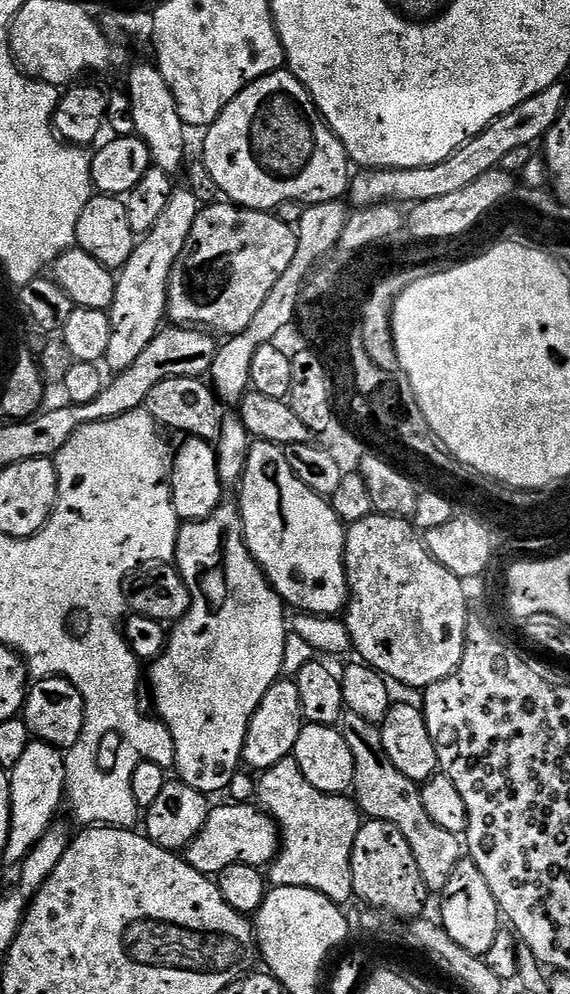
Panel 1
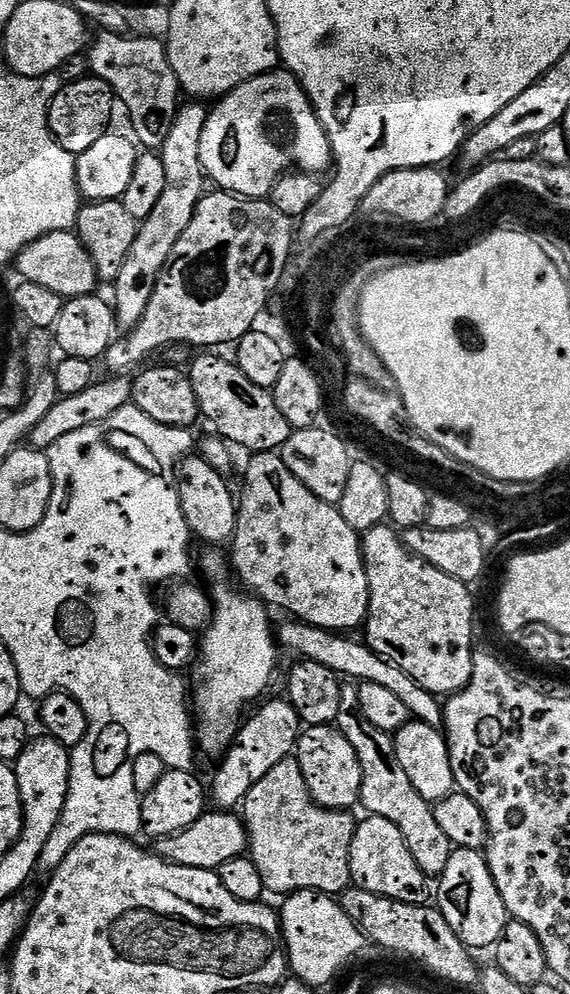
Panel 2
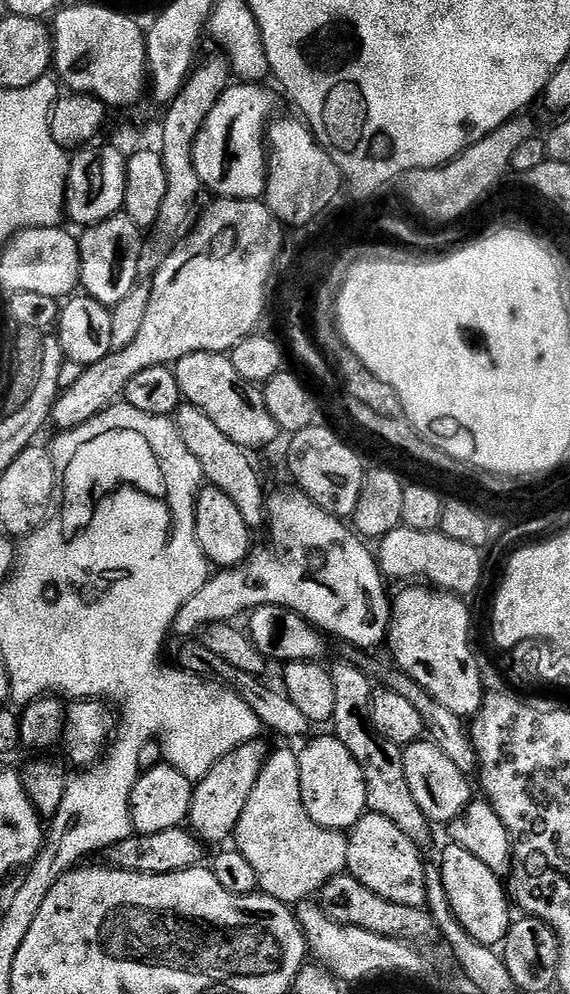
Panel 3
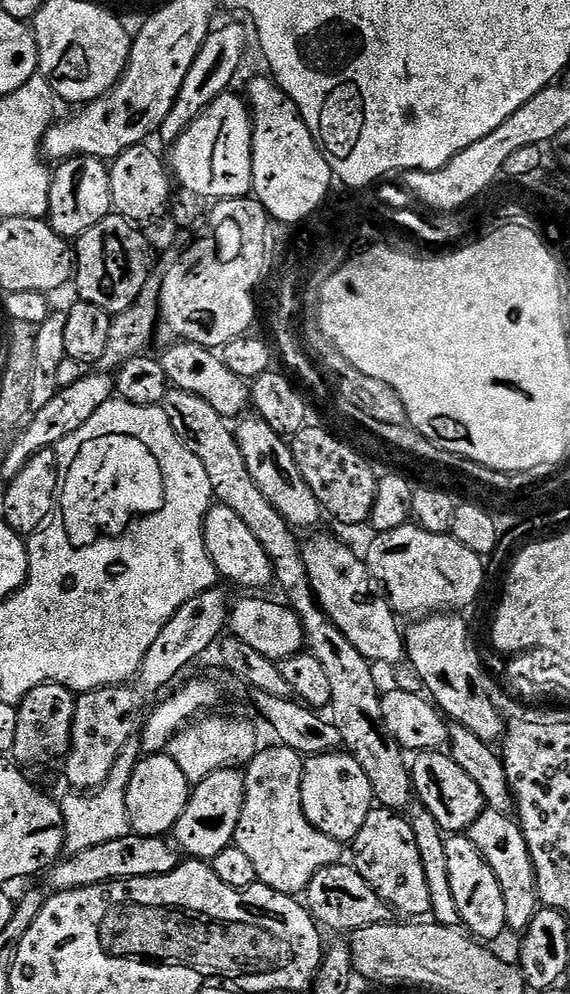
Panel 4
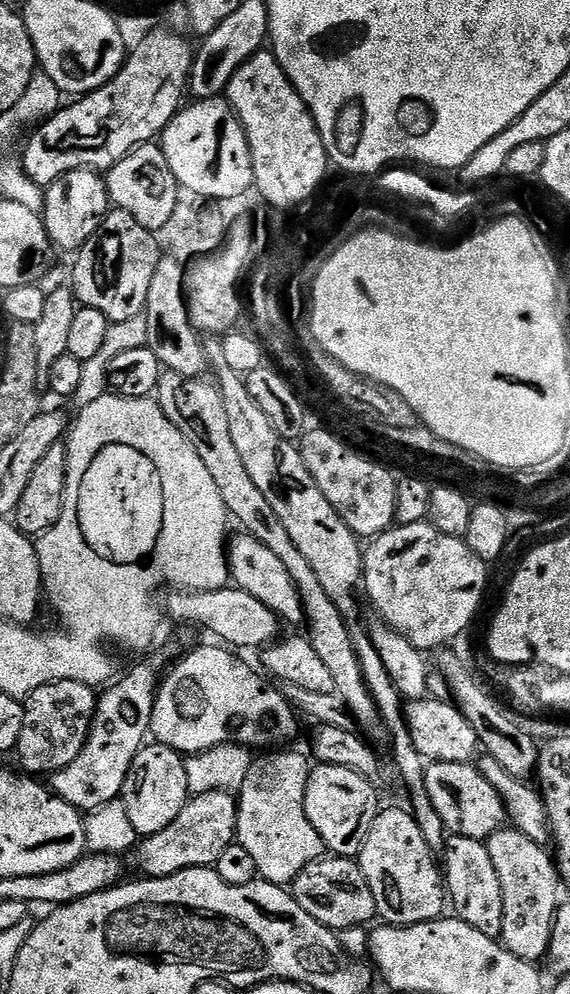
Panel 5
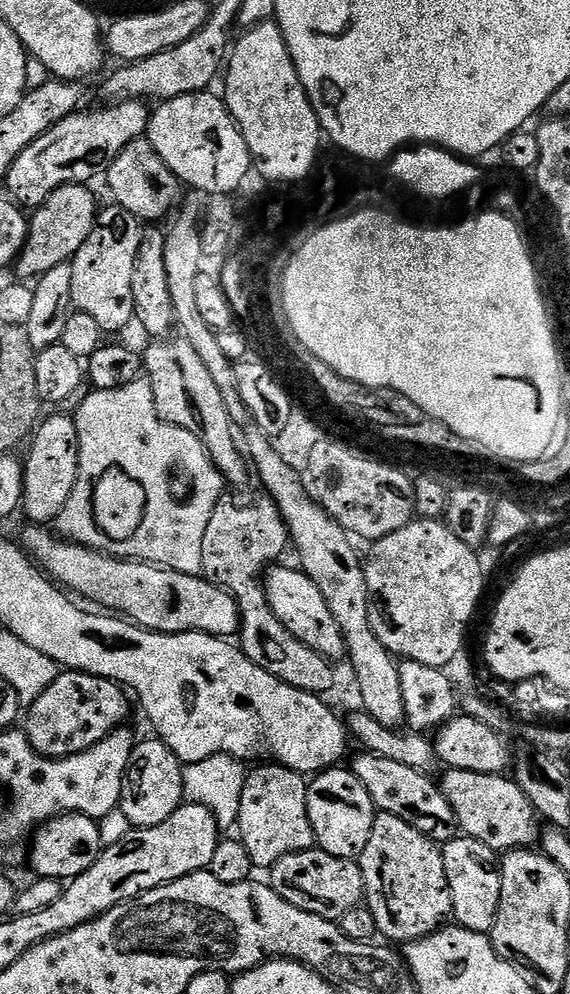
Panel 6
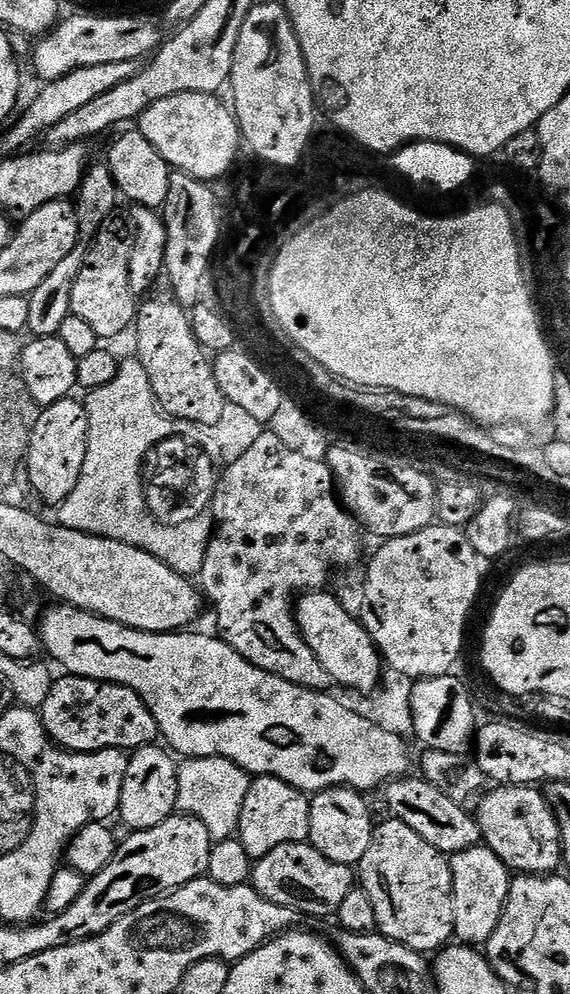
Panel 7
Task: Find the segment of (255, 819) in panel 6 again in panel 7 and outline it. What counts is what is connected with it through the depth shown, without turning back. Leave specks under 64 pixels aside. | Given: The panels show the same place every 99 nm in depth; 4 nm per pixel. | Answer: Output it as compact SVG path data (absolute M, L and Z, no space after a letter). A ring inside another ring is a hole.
M257 776L252 781L250 790L246 794L246 802L242 802L242 818L238 838L242 846L246 846L246 854L252 856L253 861L258 861L274 846L286 846L290 842L305 843L310 834L310 800L305 793L298 791L294 786L282 782L273 776Z

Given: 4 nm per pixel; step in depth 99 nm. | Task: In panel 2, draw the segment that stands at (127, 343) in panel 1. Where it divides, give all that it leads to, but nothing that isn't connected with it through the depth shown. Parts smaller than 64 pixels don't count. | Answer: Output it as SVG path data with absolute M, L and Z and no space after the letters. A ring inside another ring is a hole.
M188 102L177 111L174 126L170 126L170 134L158 155L162 166L166 166L166 190L162 190L162 198L158 198L158 206L150 210L150 214L137 227L134 246L130 246L130 254L126 254L126 262L122 266L122 274L114 281L116 300L114 311L116 322L121 329L134 330L142 322L146 310L154 303L154 290L158 286L158 278L168 264L174 246L178 246L178 238L190 226L194 218L194 210L199 208L206 196L206 177L200 161L202 150L202 130L206 130L209 109L200 102Z

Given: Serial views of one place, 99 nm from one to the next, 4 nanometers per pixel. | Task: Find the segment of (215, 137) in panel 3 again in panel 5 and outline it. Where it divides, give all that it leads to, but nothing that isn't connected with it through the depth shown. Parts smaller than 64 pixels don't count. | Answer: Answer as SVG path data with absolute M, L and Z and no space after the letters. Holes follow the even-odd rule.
M224 98L196 100L181 107L158 143L180 186L193 189L201 201L237 197L254 184L251 150L239 118Z

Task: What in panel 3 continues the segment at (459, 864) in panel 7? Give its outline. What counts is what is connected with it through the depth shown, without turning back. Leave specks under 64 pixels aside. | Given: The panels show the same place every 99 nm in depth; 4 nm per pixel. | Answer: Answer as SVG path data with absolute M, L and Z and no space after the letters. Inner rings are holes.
M449 843L447 847L448 849L440 856L438 867L442 882L445 884L446 897L449 899L454 915L457 916L458 922L465 928L466 933L478 943L489 946L503 945L508 928L514 919L505 881L496 876L494 870L490 870L490 866L474 858L470 850L462 850L462 846L454 843Z

